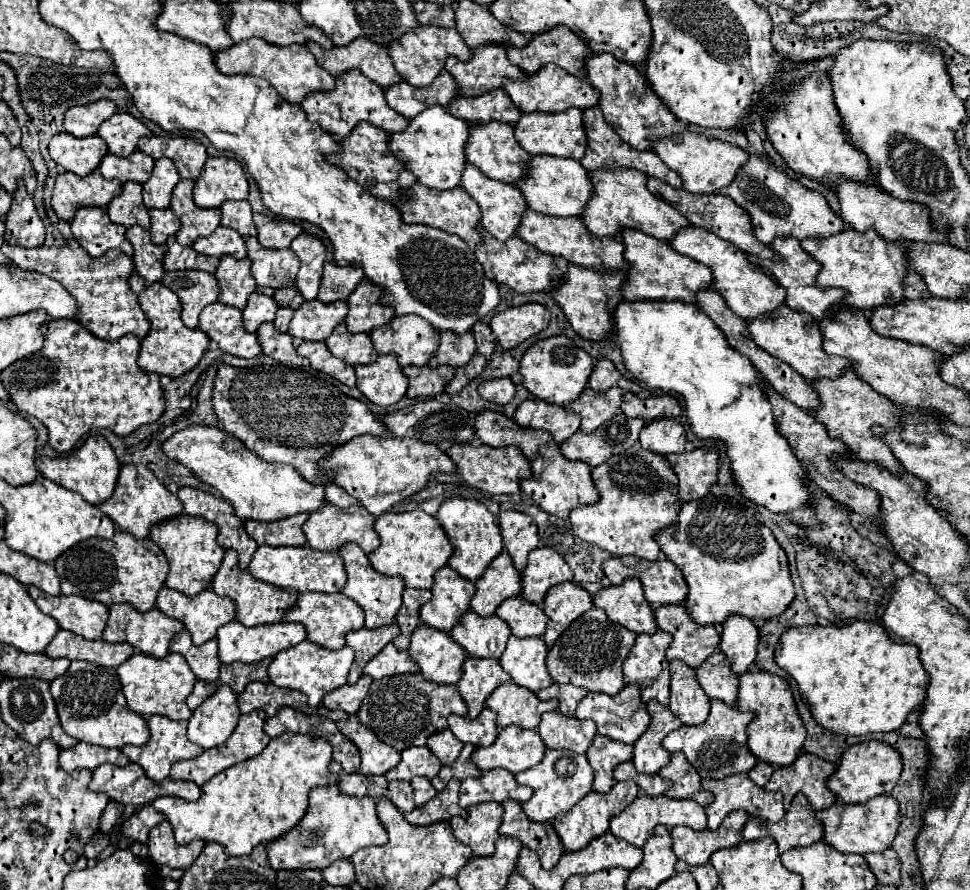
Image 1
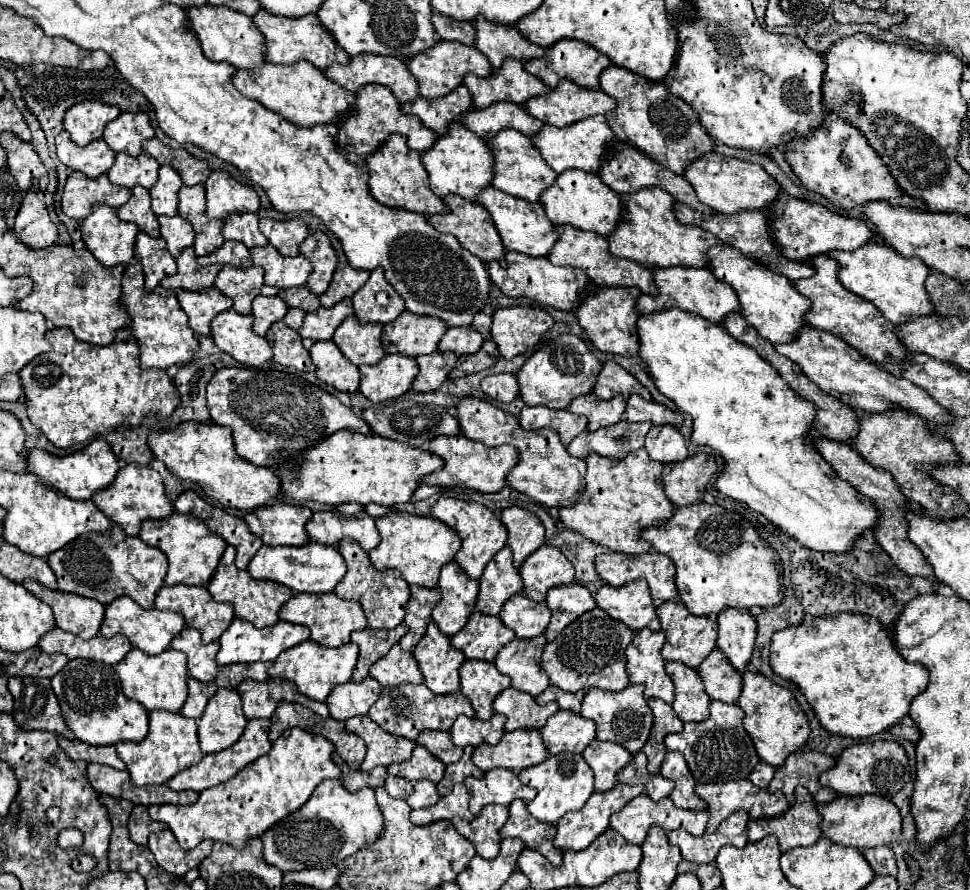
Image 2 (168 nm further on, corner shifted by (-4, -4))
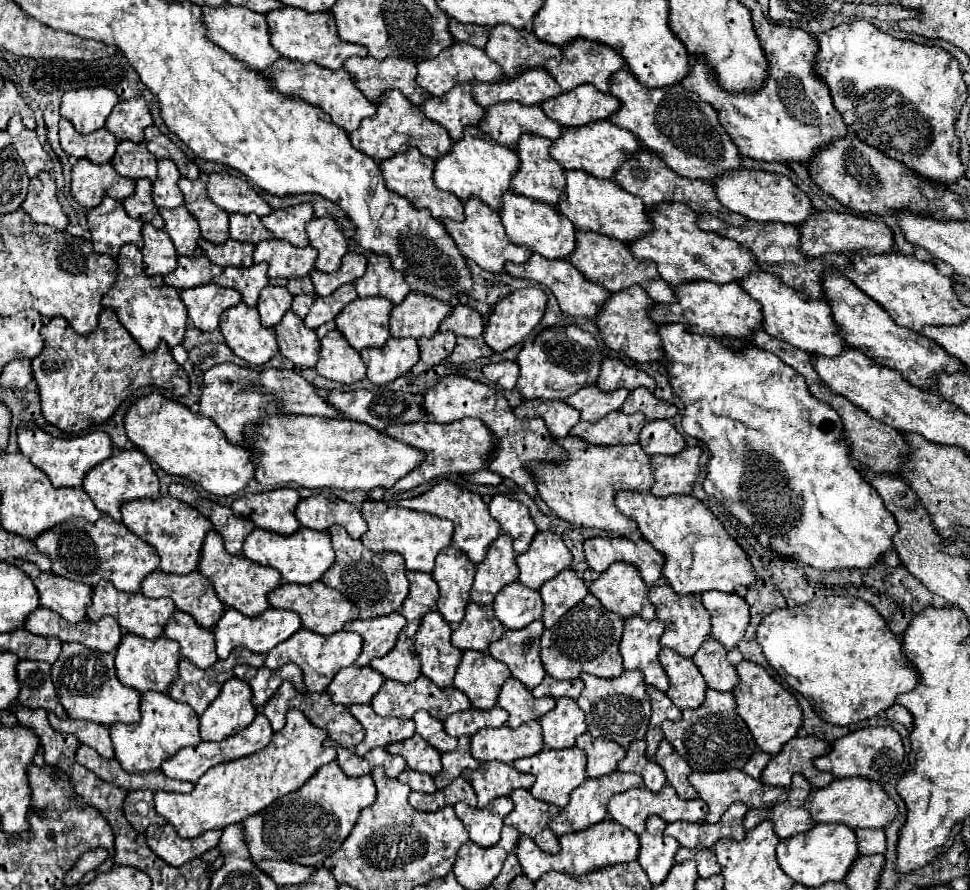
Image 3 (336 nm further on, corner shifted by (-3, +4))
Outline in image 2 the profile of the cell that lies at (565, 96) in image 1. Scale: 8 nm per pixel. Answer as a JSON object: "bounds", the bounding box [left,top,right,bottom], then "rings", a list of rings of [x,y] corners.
{"bounds":[523,79,617,127],"rings":[[[563,79],[563,83],[557,83],[547,95],[529,99],[523,107],[529,115],[547,125],[565,127],[585,117],[603,115],[615,109],[617,103],[605,91],[583,89],[577,83]]]}

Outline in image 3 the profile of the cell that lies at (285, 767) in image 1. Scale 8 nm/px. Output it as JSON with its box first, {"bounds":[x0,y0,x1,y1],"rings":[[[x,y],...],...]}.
{"bounds":[154,709,336,839],"rings":[[[290,709],[282,731],[272,735],[266,749],[208,769],[192,793],[154,793],[156,811],[166,817],[182,839],[194,839],[210,829],[224,829],[262,811],[274,799],[300,789],[322,765],[336,759],[334,747],[324,747],[326,733],[314,727],[302,711]]]}

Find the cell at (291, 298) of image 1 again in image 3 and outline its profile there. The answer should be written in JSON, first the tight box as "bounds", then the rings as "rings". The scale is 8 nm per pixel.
{"bounds":[288,277,314,295],"rings":[[[298,277],[298,279],[288,279],[288,291],[292,295],[302,295],[302,293],[314,293],[314,285],[310,281],[310,277]]]}

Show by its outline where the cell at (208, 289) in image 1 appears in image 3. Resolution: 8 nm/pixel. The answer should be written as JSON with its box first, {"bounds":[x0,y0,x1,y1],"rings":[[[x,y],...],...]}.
{"bounds":[180,283,242,331],"rings":[[[216,283],[182,289],[180,299],[188,309],[188,317],[200,331],[218,329],[220,315],[242,301],[240,293],[234,289],[222,289]]]}

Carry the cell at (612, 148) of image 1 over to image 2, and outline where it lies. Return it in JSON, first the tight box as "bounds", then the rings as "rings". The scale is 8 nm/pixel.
{"bounds":[597,141,711,215],"rings":[[[619,141],[613,143],[611,153],[609,153],[609,157],[601,163],[597,175],[599,175],[599,177],[603,179],[603,183],[609,185],[615,193],[635,193],[635,191],[639,191],[641,187],[653,187],[653,185],[655,185],[655,187],[665,189],[665,191],[671,193],[677,201],[689,205],[689,207],[695,209],[695,211],[701,211],[701,213],[705,213],[705,215],[709,215],[709,211],[711,211],[707,205],[699,203],[699,199],[697,199],[693,187],[691,187],[681,175],[675,175],[673,171],[667,171],[665,167],[659,167],[659,163],[655,163],[653,159],[649,159],[649,157],[643,155],[641,151],[631,149],[631,147],[623,145],[623,143],[619,143]]]}

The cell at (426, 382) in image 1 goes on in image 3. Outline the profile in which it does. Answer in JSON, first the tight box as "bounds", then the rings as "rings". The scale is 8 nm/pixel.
{"bounds":[412,331,456,375],"rings":[[[438,331],[432,337],[418,339],[420,345],[420,361],[412,367],[414,375],[428,371],[430,367],[442,363],[456,347],[456,335],[452,331]]]}

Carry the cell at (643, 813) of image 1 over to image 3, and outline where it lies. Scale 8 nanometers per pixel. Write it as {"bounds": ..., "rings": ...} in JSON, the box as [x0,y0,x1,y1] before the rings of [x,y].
{"bounds":[608,783,708,835],"rings":[[[666,783],[658,793],[652,793],[646,787],[638,787],[638,789],[630,789],[630,791],[614,795],[610,799],[610,803],[608,803],[608,813],[610,813],[610,817],[614,821],[618,821],[626,829],[634,831],[636,835],[640,835],[644,831],[644,823],[646,823],[646,819],[650,815],[658,815],[666,823],[672,823],[672,821],[678,821],[678,819],[684,819],[684,821],[690,821],[690,823],[698,823],[698,821],[704,821],[704,817],[708,813],[708,807],[706,807],[706,803],[702,799],[690,799],[690,801],[678,799],[674,787],[670,787]]]}

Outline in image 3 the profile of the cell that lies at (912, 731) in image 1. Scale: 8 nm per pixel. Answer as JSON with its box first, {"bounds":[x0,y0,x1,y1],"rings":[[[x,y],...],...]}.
{"bounds":[886,703,912,729],"rings":[[[894,703],[892,707],[886,709],[886,717],[888,717],[890,721],[902,723],[906,729],[912,729],[912,715],[910,715],[904,707],[900,707],[898,703]]]}

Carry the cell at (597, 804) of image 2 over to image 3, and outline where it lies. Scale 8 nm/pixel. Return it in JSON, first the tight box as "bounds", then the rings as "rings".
{"bounds":[550,771,642,837],"rings":[[[614,771],[610,775],[604,775],[602,779],[592,779],[588,777],[578,789],[572,791],[570,803],[566,807],[560,809],[560,813],[550,821],[550,829],[560,837],[566,833],[574,833],[574,831],[584,831],[592,825],[596,825],[598,821],[602,821],[606,817],[606,805],[610,801],[612,795],[640,787],[642,785],[642,777],[636,773],[622,773],[622,771]]]}

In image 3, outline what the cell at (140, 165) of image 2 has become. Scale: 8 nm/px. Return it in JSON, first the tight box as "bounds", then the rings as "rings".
{"bounds":[112,141,156,179],"rings":[[[120,141],[112,157],[112,165],[122,177],[156,179],[156,157],[146,149],[144,143]]]}

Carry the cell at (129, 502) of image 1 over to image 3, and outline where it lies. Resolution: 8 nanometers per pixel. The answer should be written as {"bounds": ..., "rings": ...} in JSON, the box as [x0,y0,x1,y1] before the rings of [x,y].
{"bounds":[82,449,158,521],"rings":[[[138,449],[120,451],[118,455],[112,455],[104,463],[90,469],[84,477],[82,489],[90,495],[90,499],[98,507],[98,511],[110,515],[116,521],[122,521],[120,507],[126,501],[144,499],[144,497],[150,497],[150,499],[158,497],[158,475],[152,469],[152,463],[146,459],[146,455],[142,455],[142,451],[138,451]]]}

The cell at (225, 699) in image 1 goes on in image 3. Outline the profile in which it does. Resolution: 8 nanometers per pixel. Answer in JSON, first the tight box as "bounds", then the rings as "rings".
{"bounds":[200,677,258,741],"rings":[[[232,677],[200,715],[200,737],[204,741],[222,741],[246,729],[254,721],[256,713],[258,709],[252,705],[250,685]]]}

